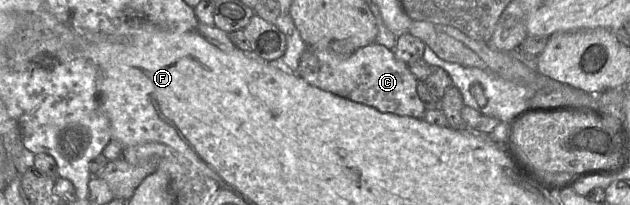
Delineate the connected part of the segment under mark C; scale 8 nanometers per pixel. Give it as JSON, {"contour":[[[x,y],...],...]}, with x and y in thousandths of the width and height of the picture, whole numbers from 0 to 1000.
{"contour":[[[597,205],[567,239],[549,283],[525,244],[487,229],[476,283],[471,361],[513,444],[586,512],[608,551],[670,580],[676,546],[662,454],[663,385],[646,312],[629,283],[625,244]]]}

